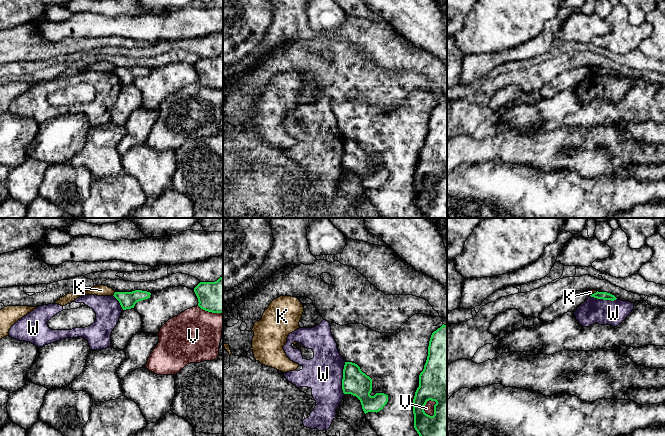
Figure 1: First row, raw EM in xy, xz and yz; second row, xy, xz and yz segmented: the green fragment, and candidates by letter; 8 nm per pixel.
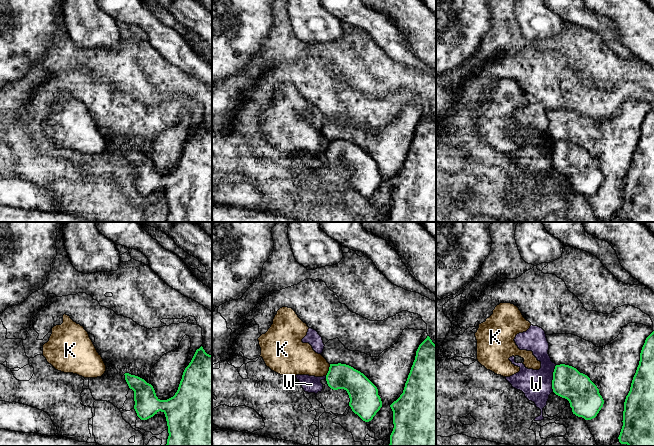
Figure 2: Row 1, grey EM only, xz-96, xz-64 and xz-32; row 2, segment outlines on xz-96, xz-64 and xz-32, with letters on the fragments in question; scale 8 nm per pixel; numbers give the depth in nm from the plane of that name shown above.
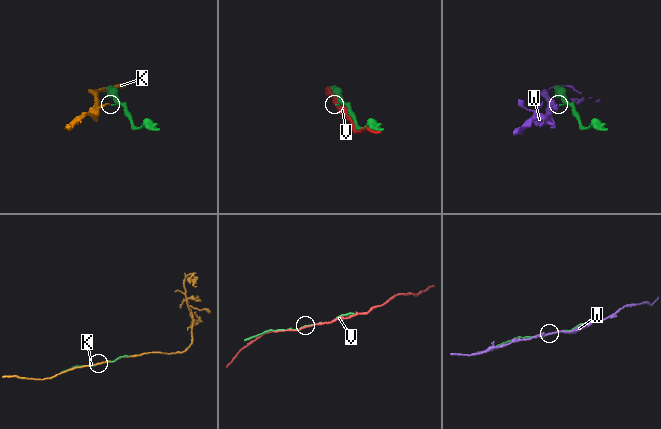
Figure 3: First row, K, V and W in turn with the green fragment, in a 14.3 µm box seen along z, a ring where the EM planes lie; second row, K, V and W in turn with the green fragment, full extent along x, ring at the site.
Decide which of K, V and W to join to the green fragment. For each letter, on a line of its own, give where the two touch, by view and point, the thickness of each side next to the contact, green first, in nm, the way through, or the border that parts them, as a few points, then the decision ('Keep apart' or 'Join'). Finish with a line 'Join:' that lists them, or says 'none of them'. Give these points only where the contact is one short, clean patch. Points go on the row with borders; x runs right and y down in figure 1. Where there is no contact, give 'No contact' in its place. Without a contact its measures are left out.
K: Touches green at xy (114, 294). Thickness 140 nm (green) against 90 nm. Boundary: xy (115, 292), (112, 295). Keep apart
V: Touches green at xz (434, 406). Thickness 400 nm (green) against 80 nm. Keep apart
W: Touches green at xz (343, 378). Thickness 200 nm (green) against 300 nm. Boundary: xz (345, 362), (342, 378), (342, 392), (344, 394). Keep apart
Join: none of them

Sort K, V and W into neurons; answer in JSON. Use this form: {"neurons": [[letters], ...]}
{"neurons": [["K"], ["V"], ["W"]]}

